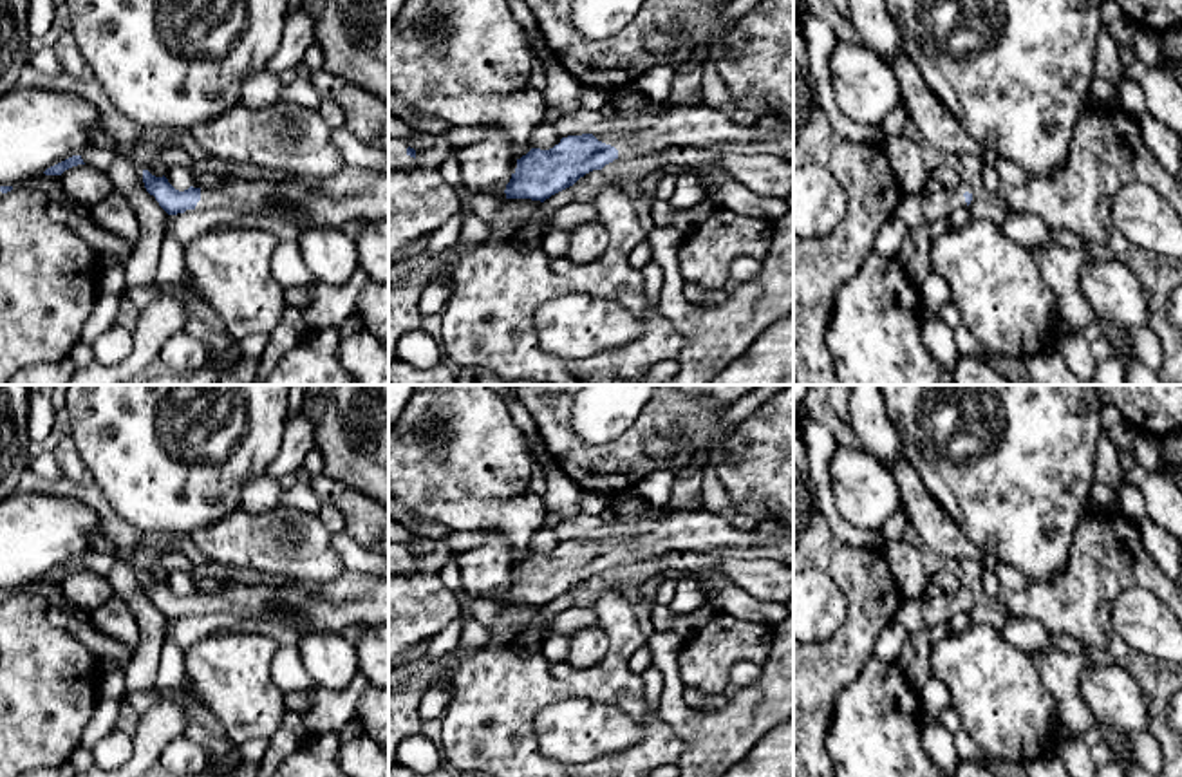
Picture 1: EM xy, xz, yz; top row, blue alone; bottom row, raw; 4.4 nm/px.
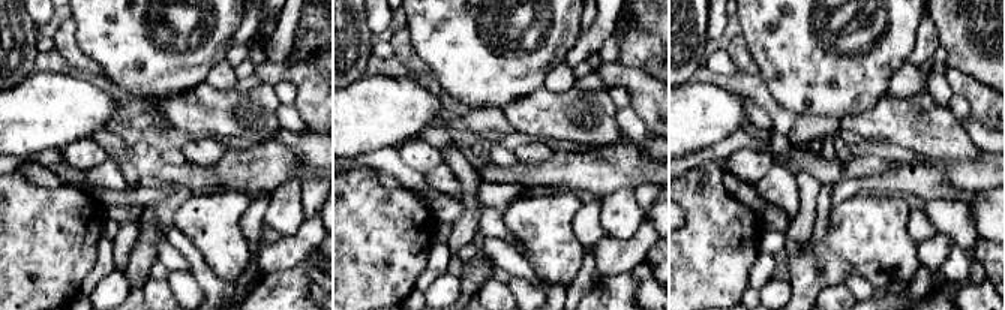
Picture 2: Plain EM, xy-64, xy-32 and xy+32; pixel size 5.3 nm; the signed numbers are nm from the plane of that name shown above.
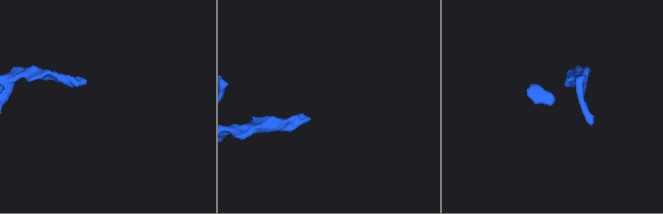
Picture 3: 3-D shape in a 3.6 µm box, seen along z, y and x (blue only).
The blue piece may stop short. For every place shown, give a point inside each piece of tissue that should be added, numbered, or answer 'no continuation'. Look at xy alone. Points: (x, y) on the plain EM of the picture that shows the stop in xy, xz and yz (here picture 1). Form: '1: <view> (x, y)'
1: xy (353, 599)

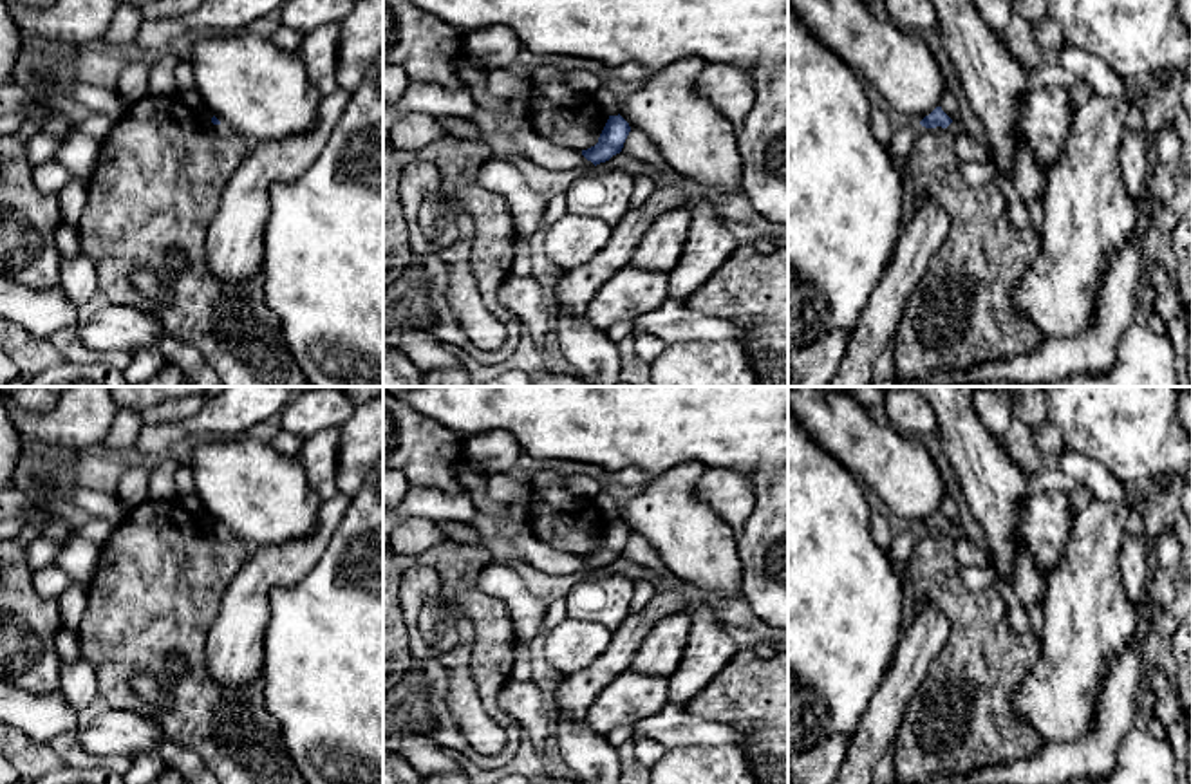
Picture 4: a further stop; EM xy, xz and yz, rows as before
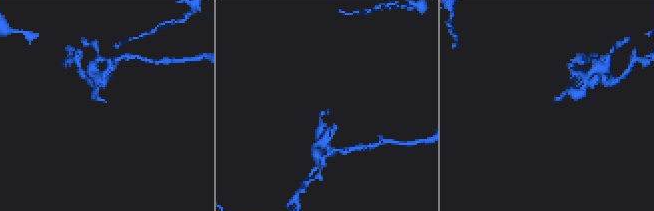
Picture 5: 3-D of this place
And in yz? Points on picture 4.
no continuation

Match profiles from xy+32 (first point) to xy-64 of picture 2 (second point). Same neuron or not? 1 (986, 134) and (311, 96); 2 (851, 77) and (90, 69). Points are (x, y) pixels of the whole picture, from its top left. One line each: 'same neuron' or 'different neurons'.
1: different neurons
2: different neurons

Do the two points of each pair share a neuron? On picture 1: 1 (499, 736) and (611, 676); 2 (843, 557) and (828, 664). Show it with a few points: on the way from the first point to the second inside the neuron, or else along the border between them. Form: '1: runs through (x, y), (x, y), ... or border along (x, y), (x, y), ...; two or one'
1: runs through (525, 707), (548, 683), (582, 683); one
2: runs through (859, 584), (859, 633), (855, 636); one

